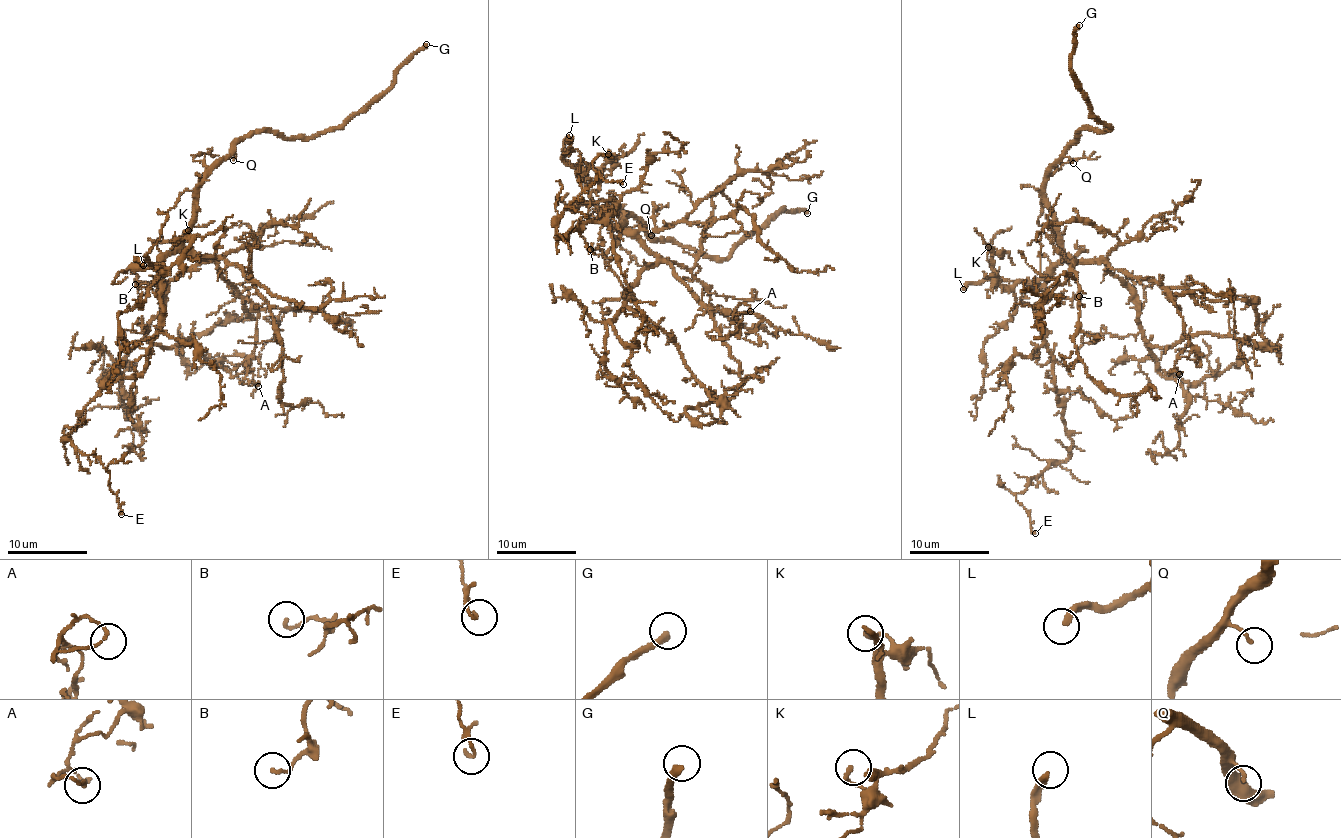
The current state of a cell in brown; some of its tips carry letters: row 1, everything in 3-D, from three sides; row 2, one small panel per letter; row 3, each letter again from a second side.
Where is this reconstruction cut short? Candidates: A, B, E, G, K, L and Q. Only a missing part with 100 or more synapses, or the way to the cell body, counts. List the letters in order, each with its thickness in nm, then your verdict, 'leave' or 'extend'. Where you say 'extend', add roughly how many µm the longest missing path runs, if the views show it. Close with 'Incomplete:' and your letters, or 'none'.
A: 90 nm thick; leave
B: 140 nm thick; leave
E: 140 nm thick; leave
G: 320 nm thick; extend; about 90 µm are missing
K: 160 nm thick; leave
L: 280 nm thick; extend; about 120 µm are missing
Q: 110 nm thick; leave
Incomplete: G, L

